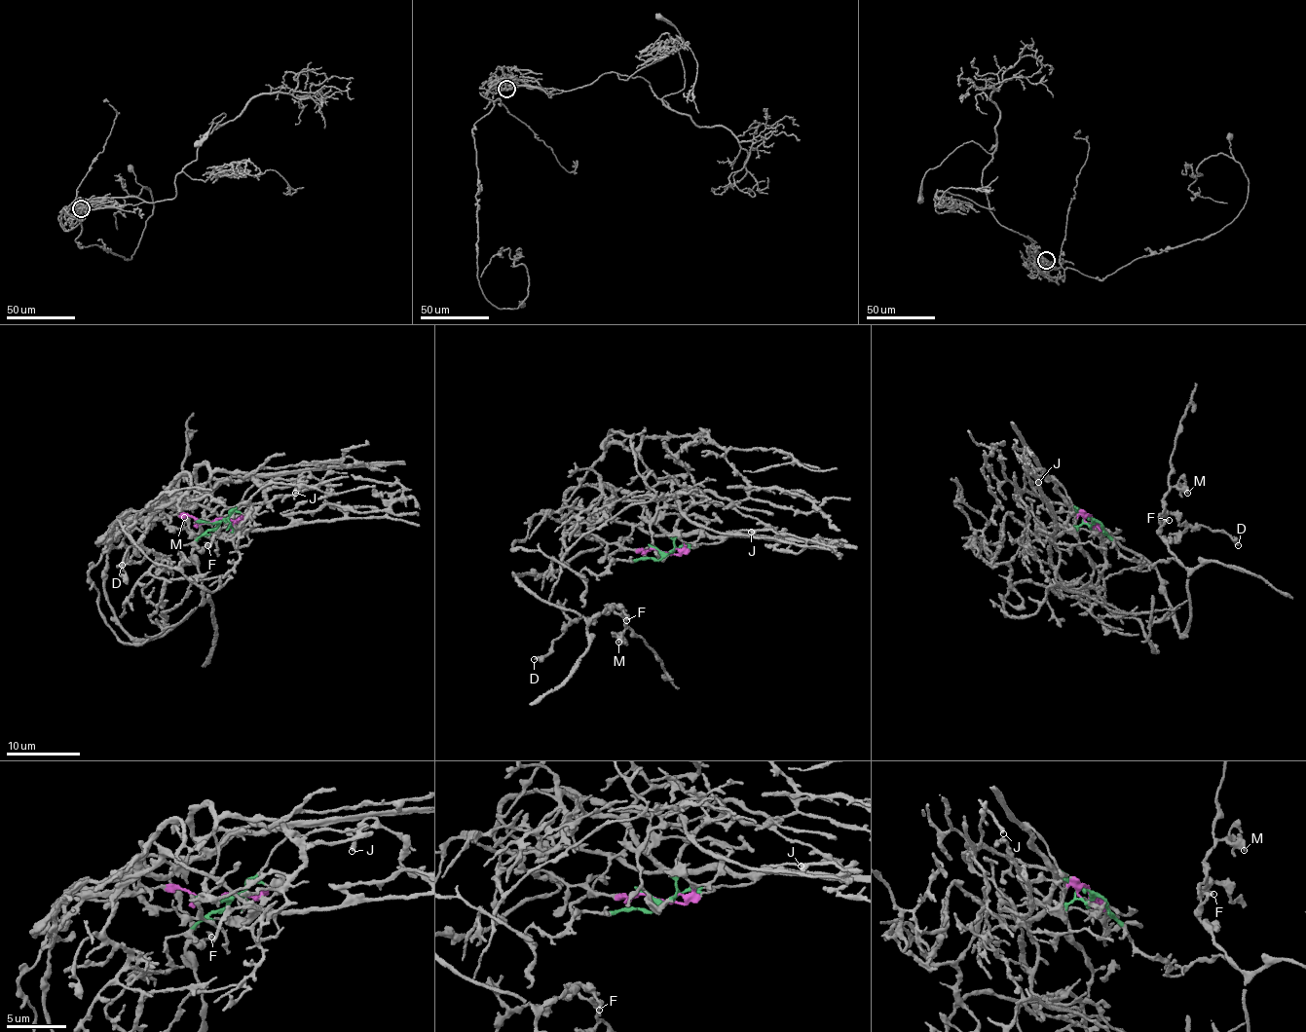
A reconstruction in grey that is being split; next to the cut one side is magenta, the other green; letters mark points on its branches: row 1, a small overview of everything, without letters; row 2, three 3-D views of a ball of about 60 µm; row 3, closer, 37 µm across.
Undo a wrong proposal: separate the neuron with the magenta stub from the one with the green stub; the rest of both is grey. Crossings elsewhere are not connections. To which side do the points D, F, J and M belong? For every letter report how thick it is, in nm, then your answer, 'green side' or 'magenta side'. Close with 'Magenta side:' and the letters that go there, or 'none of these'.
D: 280 nm thick; magenta side
F: 300 nm thick; magenta side
J: 320 nm thick; green side
M: 280 nm thick; magenta side
Magenta side: D, F, M

